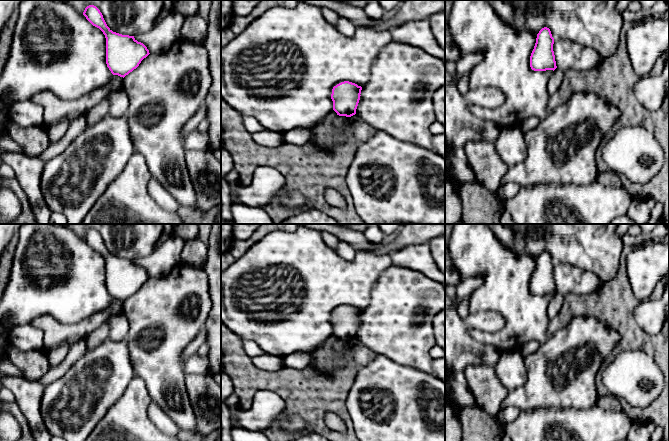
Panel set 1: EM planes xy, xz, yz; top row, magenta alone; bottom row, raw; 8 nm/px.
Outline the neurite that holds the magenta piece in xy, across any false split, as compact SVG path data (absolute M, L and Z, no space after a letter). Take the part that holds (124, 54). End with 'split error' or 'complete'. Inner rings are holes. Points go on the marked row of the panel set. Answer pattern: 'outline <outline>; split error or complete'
outline M87 6L83 15L105 35L106 64L113 75L124 78L150 54L147 47L138 42L134 36L113 32L107 26L102 13L96 6Z; complete

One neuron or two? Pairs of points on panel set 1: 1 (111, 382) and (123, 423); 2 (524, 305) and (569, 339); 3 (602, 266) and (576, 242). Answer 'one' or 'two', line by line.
1: two
2: two
3: one

